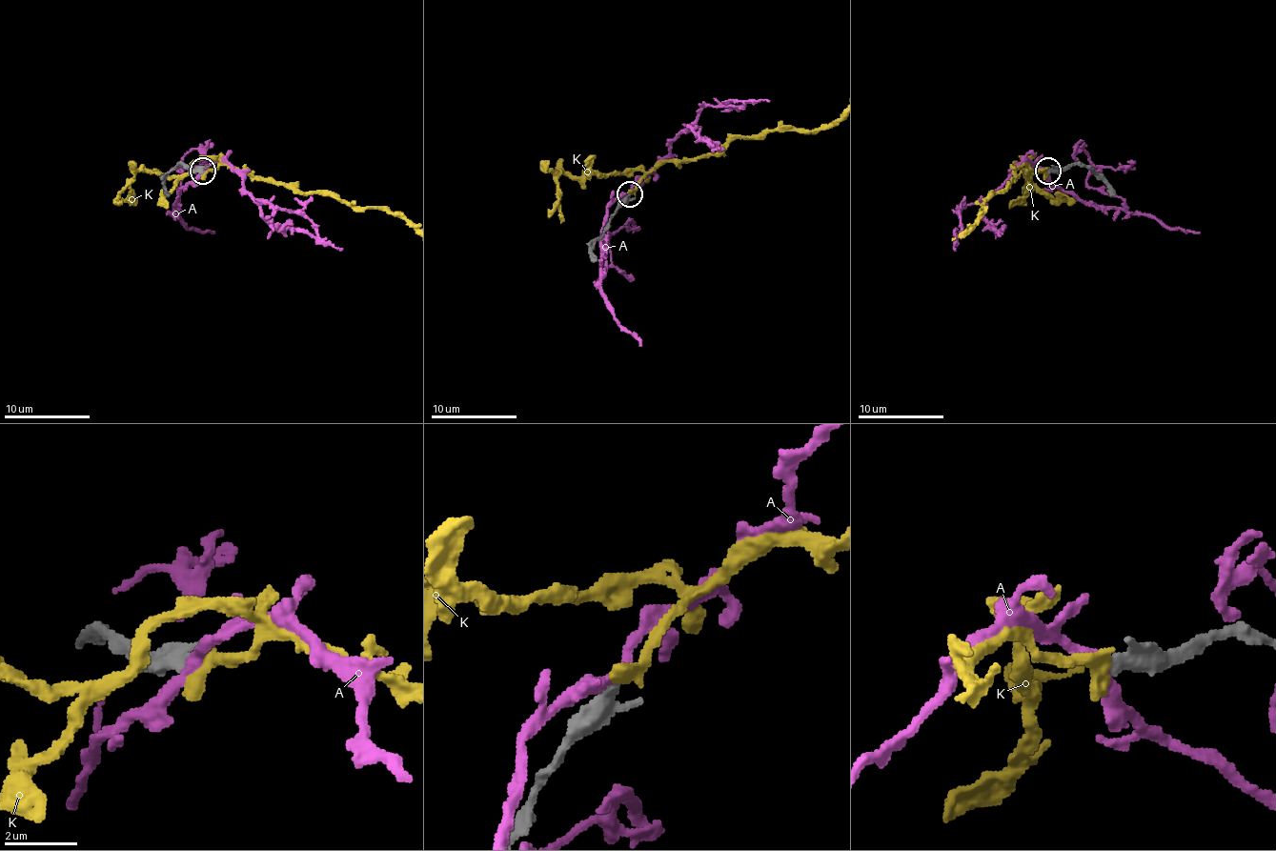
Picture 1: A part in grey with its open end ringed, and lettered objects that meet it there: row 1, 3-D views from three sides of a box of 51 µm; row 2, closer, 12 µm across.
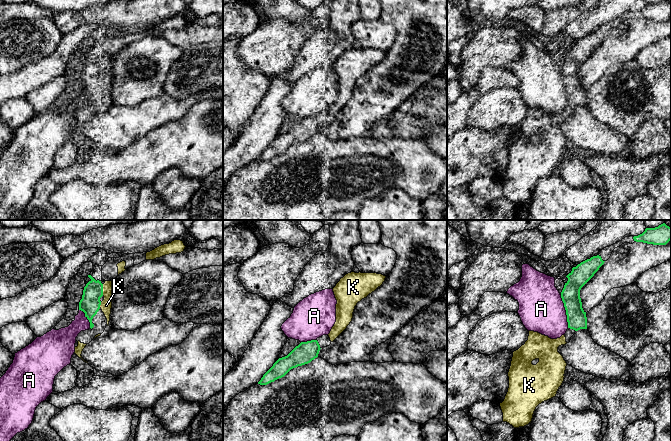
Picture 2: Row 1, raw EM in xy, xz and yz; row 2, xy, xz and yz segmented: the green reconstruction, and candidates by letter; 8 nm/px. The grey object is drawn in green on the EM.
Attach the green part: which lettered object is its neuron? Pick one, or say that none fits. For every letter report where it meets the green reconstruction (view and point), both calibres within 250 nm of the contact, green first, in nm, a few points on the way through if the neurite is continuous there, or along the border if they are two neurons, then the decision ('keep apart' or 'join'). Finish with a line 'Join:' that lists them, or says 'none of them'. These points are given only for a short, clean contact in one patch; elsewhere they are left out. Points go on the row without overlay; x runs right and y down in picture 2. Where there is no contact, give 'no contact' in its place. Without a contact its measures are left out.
A: yz (566, 87) | 160/360 nm | keep apart
K: xy (102, 66) | 160/90 nm | join
Join: K

